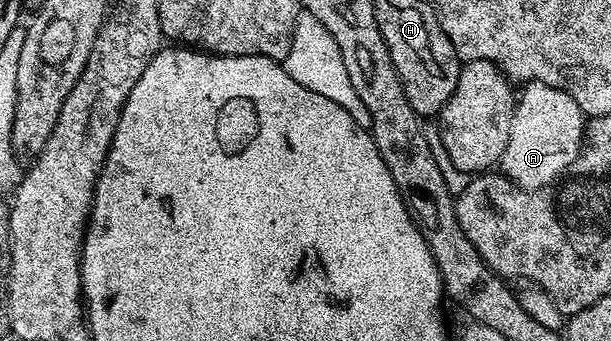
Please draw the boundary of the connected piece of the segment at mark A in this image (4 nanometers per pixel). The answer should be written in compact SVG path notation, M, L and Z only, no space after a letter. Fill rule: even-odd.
M526 83L521 91L512 108L510 137L498 167L517 187L548 189L544 187L579 159L580 148L586 143L586 116L570 93L554 85Z

